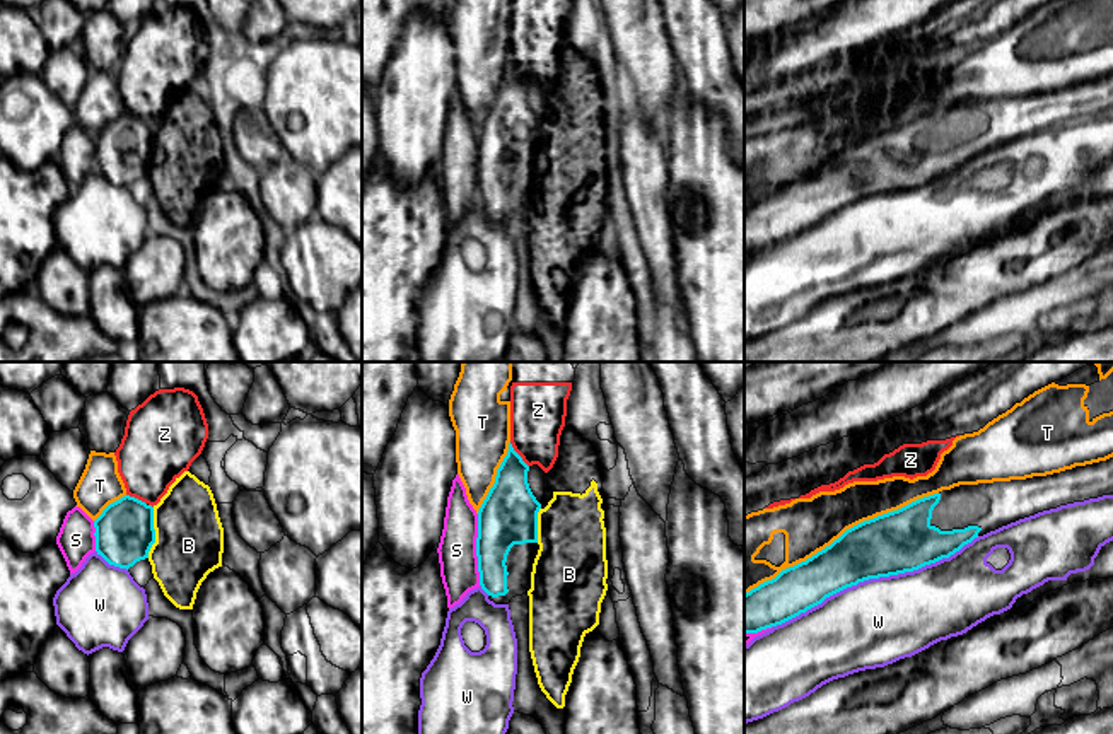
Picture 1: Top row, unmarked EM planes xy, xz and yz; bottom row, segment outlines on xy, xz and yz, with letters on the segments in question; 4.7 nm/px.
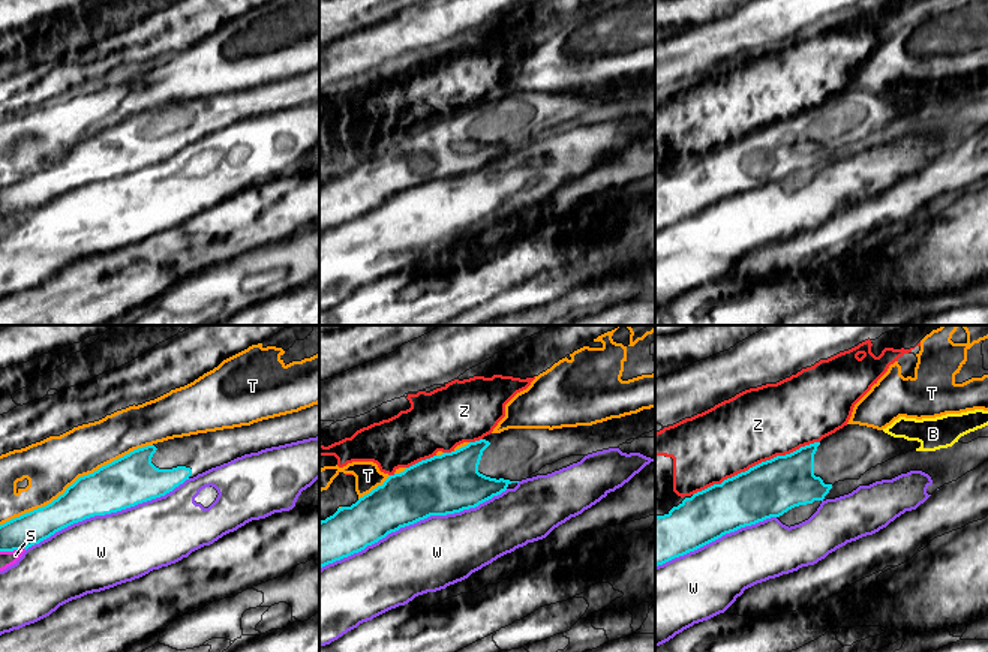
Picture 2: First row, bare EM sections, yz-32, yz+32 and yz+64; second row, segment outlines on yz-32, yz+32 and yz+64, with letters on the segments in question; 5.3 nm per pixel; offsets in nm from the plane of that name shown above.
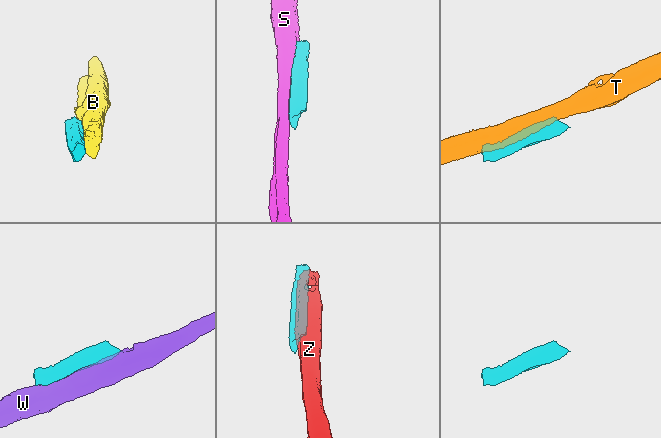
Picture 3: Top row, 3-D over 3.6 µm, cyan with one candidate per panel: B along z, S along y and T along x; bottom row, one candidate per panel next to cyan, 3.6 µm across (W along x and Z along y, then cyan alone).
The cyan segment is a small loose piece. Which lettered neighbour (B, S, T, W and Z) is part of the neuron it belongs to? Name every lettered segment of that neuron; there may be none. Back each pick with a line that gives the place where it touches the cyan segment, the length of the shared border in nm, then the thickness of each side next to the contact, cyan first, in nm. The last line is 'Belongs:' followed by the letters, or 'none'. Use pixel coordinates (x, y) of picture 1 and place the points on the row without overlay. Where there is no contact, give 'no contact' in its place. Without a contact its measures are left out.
Belongs: none

